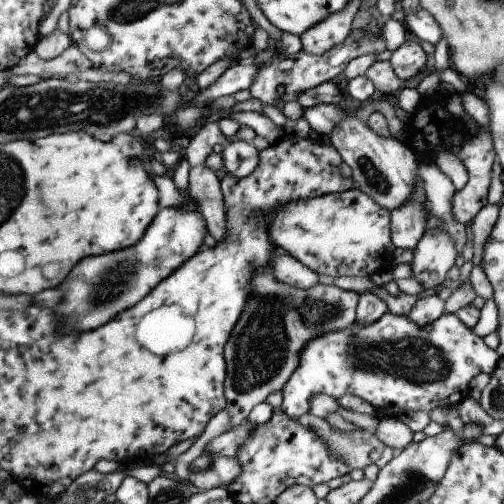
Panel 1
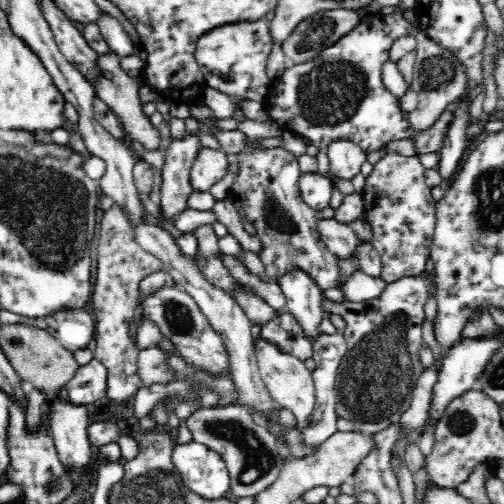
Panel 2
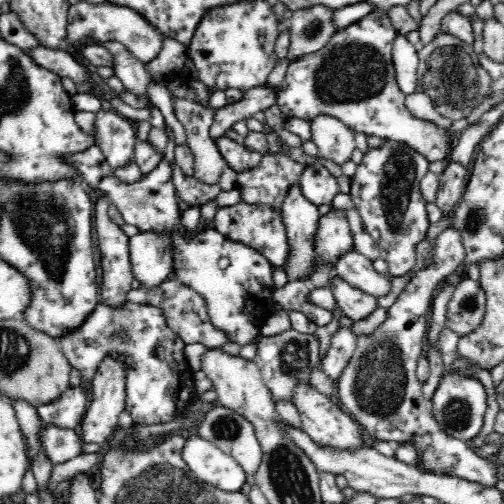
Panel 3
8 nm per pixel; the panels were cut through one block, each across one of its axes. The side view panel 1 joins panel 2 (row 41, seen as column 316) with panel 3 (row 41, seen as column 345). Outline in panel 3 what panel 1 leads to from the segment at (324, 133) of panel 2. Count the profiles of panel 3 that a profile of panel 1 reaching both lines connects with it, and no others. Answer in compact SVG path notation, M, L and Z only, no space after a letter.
M384 10L372 12L370 16L362 18L362 22L352 24L344 30L338 30L332 40L318 52L314 54L304 54L296 62L288 66L286 78L282 86L276 88L276 104L282 110L284 120L288 118L302 118L308 122L314 122L320 116L330 116L340 120L346 128L352 132L362 132L366 136L378 136L388 142L402 142L410 146L414 152L422 154L430 164L448 158L448 150L452 148L454 134L450 134L446 128L440 128L436 122L414 118L408 108L406 108L406 96L396 84L396 74L394 74L394 62L392 62L392 50L394 42L398 40L400 32L392 26L388 14Z

